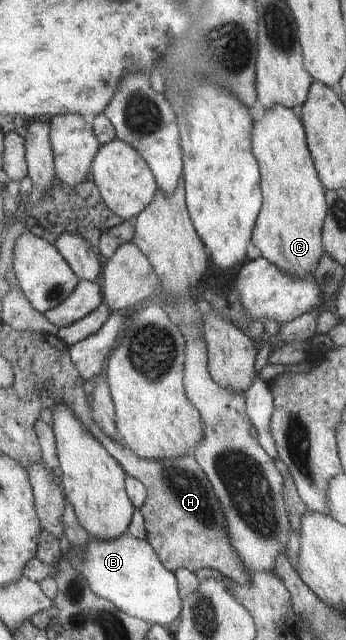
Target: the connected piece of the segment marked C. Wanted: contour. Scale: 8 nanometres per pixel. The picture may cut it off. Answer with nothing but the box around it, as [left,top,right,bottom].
[252,104,329,279]

